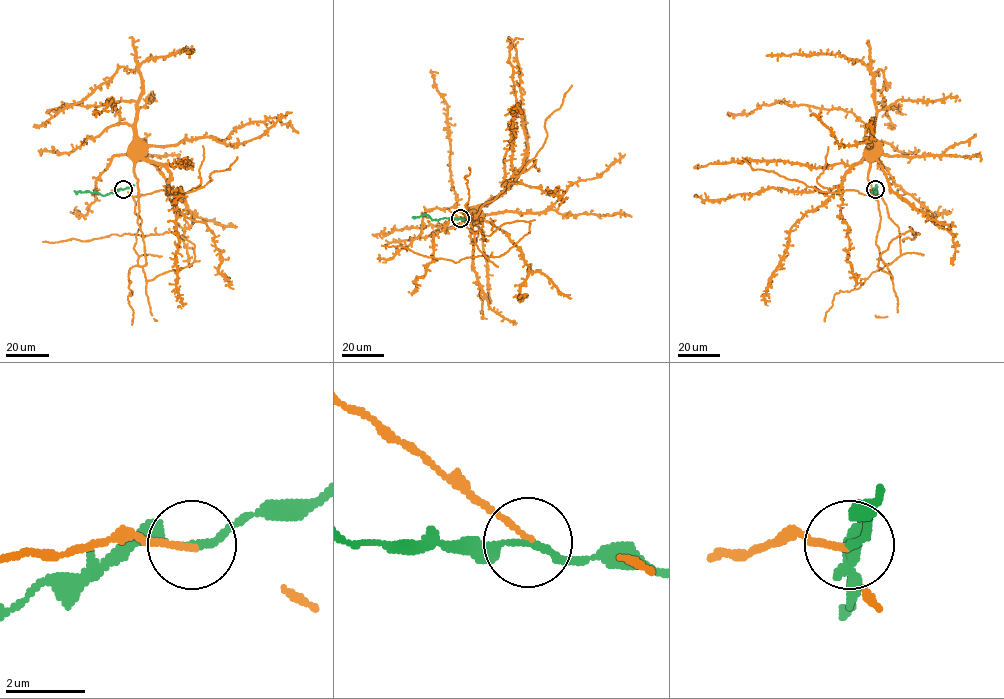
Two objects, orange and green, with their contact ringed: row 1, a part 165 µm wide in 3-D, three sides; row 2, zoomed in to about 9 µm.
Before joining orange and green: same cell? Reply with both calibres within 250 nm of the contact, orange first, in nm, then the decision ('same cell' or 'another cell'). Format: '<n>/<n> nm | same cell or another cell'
130/160 nm | another cell

